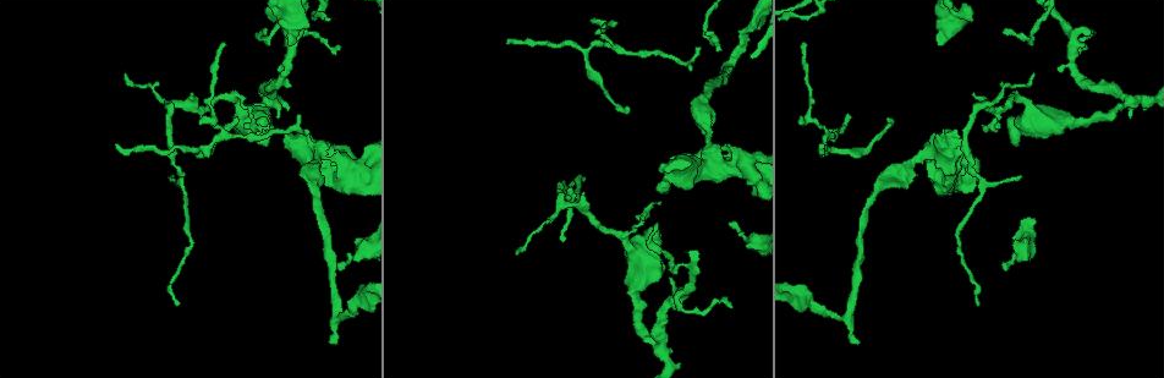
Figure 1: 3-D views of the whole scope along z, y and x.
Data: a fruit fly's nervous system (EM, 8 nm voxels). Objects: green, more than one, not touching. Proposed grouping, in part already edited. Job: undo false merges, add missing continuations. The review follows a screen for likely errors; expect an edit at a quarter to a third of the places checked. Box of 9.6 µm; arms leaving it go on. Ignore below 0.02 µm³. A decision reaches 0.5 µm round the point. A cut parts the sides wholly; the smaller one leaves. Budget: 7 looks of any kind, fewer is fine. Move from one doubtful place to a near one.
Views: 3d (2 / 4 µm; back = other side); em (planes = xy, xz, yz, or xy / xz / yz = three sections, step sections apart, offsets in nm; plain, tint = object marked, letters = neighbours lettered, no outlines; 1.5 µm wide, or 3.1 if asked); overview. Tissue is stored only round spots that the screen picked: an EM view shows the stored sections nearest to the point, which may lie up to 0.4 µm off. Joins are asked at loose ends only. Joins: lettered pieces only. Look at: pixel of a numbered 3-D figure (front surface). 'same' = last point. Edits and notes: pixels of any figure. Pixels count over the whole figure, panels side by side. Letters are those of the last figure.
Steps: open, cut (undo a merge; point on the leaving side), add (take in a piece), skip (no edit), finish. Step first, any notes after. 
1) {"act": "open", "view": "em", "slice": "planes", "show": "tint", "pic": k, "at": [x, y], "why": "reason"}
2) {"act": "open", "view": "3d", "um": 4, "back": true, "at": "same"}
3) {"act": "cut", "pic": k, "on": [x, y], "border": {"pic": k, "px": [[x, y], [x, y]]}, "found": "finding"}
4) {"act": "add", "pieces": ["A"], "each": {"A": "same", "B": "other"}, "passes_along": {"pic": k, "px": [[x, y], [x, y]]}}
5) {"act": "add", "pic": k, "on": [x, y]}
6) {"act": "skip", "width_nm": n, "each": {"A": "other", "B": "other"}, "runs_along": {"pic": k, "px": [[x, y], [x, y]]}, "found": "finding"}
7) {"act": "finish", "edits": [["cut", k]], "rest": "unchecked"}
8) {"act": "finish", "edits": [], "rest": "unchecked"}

{"act": "open", "view": "em", "slice": "xy", "step": 8, "show": "letters", "pic": 1, "at": [830, 149], "why": "abrupt turn"}

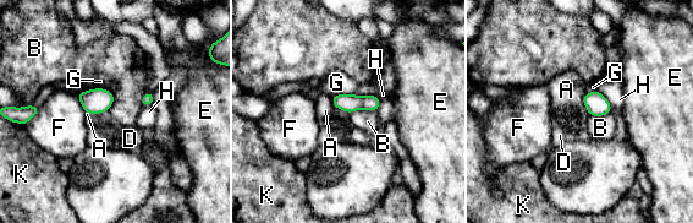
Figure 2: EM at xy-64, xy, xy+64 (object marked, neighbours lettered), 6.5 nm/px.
{"act": "open", "view": "em", "slice": "planes", "show": "letters", "at": "same", "why": "cut it another way"}

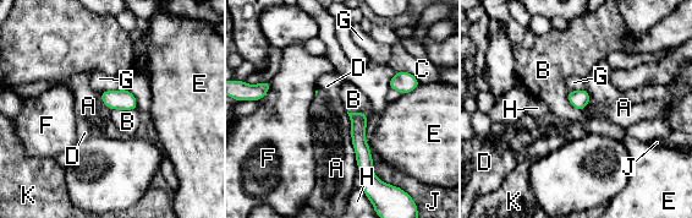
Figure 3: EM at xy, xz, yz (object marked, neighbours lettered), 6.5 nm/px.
{"act": "skip", "each": {"A": "other", "B": "other", "C": "other", "D": "other", "E": "other", "F": "other", "G": "other", "H": "other", "J": "other", "K": "other"}, "border": {"pic": 3, "px": [[136, 109], [111, 110]]}, "found": "one neuron here"}

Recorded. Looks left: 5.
{"act": "open", "view": "3d", "um": 4, "pic": 1, "at": [281, 17], "why": "thick turns thin"}

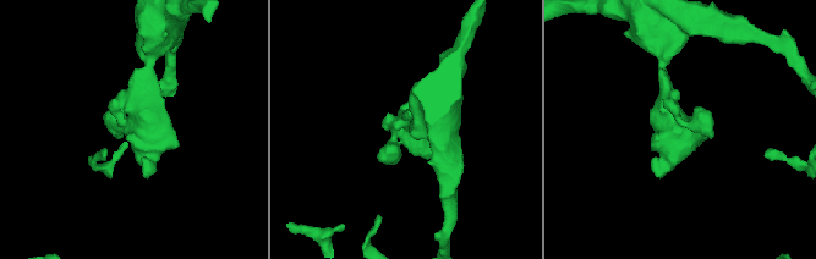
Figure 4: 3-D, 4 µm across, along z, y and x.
{"act": "open", "view": "em", "slice": "planes", "show": "letters", "pic": 4, "at": [131, 129]}

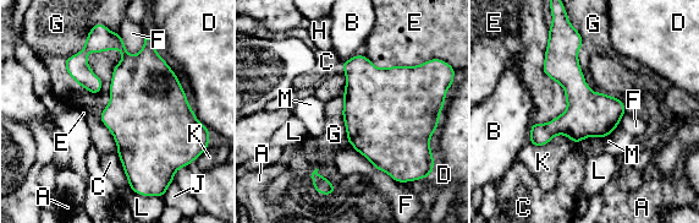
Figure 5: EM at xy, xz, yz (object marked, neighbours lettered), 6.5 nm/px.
{"act": "skip", "longest_contact_nm": ["E", 550], "each": {"A": "other", "B": "other", "C": "other", "D": "other", "E": "other", "F": "other", "G": "other", "H": "other", "J": "other", "K": "other", "L": "other", "M": "other"}, "border": {"pic": 5, "px": [[342, 96], [342, 121], [347, 141]]}, "found": "continuous, no second neuron"}

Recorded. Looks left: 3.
{"act": "open", "view": "3d", "um": 2, "pic": 1, "at": [175, 305], "why": "branch stops here"}

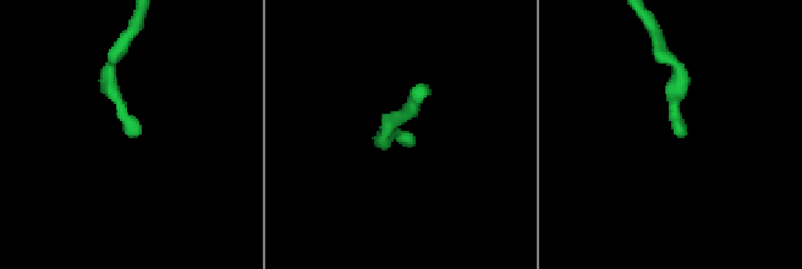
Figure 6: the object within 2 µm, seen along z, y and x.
{"act": "open", "view": "em", "slice": "planes", "show": "plain", "pic": 6, "at": [411, 140]}

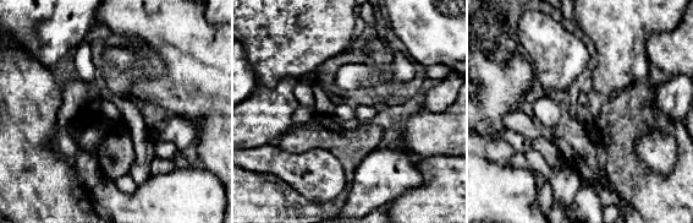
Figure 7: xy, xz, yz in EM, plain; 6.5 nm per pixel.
{"act": "open", "view": "em", "slice": "planes", "show": "letters", "at": "same", "why": "what lies round it"}

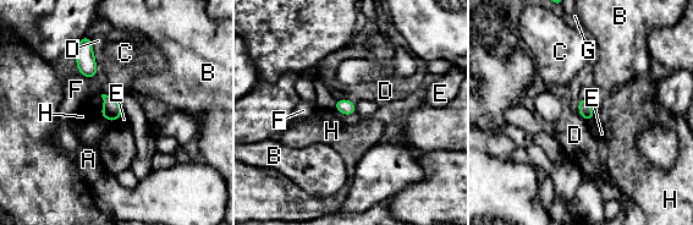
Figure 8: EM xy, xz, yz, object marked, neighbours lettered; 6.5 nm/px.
{"act": "skip", "longest_contact_nm": ["D", 170], "each": {"A": "other", "B": "other", "C": "other", "D": "other", "E": "other", "F": "other", "G": "other", "H": "other"}, "border": {"pic": 8, "px": [[578, 98], [578, 113], [588, 121]]}, "found": "none of them fits"}

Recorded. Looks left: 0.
{"act": "finish", "edits": [], "rest": "unchecked"}

